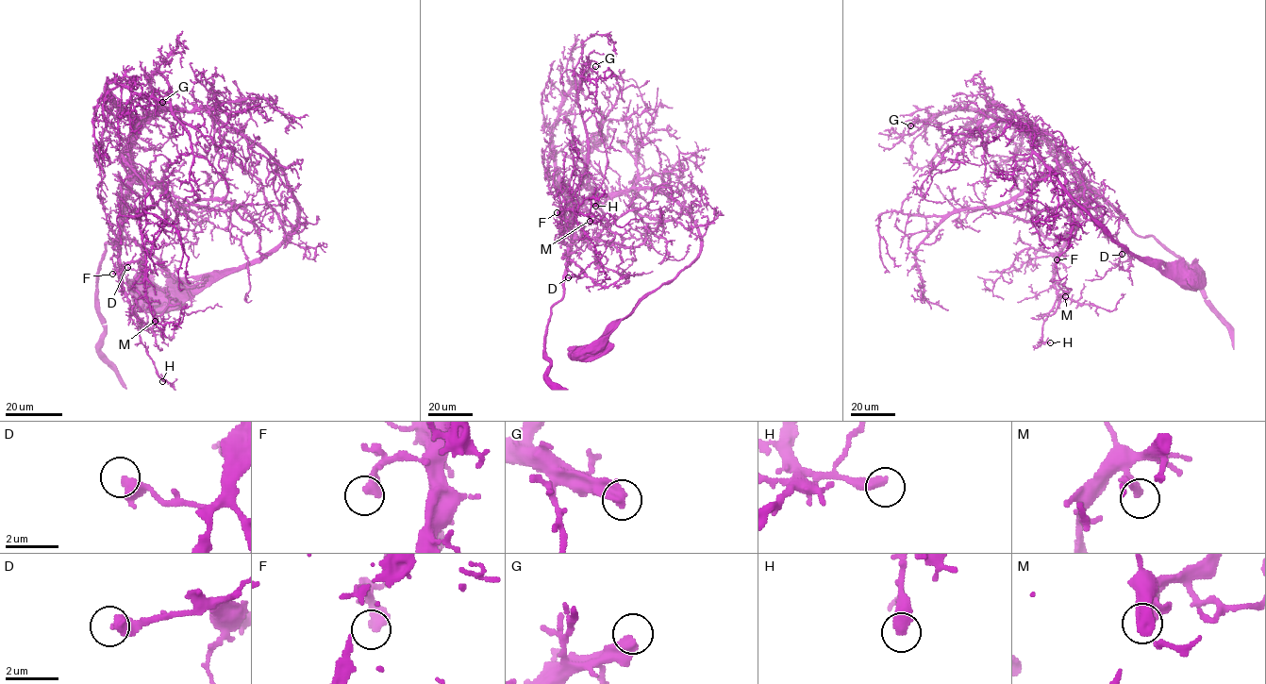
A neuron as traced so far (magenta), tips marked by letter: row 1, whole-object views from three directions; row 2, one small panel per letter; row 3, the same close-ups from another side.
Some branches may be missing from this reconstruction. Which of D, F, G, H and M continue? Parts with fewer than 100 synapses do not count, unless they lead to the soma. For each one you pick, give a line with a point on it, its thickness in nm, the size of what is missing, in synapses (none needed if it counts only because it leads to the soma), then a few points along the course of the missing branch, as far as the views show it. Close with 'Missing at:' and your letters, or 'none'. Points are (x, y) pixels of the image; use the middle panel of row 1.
G: place (595, 66); calibre 360 nm; 250 synapses; course (595, 66), (609, 64), (615, 58), (609, 42)
Missing at: G

